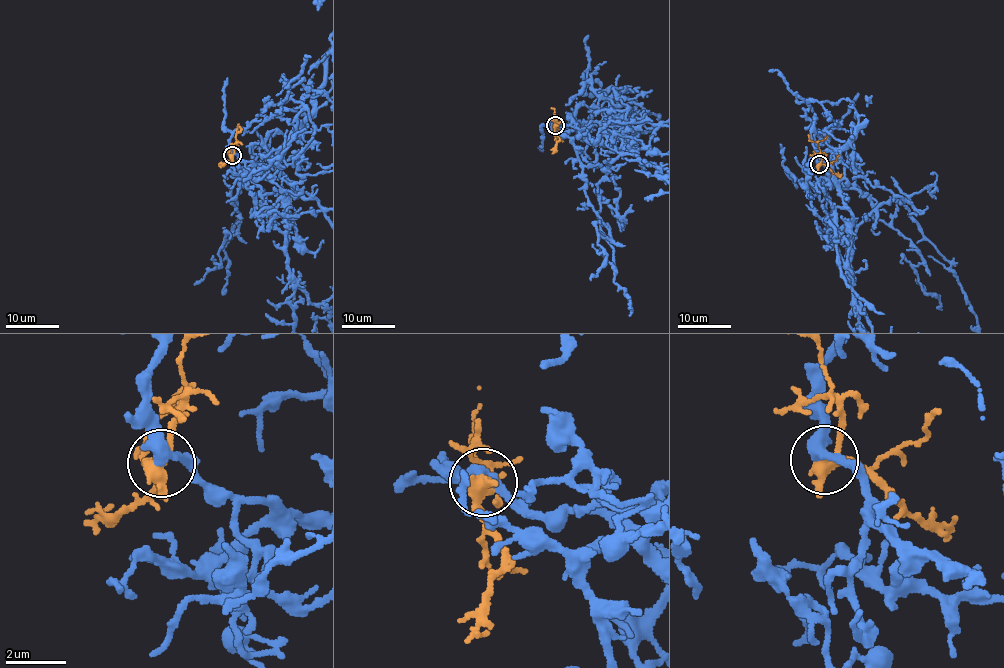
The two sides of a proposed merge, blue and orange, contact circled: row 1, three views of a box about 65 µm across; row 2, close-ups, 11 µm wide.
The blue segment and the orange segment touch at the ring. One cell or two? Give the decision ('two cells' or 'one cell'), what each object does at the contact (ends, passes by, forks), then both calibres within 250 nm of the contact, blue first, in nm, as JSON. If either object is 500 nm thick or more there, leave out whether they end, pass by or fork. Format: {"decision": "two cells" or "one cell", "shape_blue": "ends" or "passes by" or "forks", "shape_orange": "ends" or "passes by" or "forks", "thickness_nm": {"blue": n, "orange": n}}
{"decision": "two cells", "shape_blue": "passes by", "shape_orange": "passes by", "thickness_nm": {"blue": 360, "orange": 400}}

